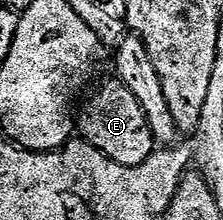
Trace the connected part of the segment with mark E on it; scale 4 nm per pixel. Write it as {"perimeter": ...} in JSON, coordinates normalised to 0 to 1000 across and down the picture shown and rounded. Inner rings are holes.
{"perimeter":[[[538,364],[502,368],[462,377],[435,432],[368,500],[359,486],[336,536],[336,591],[377,641],[516,727],[516,745],[619,755],[686,705],[686,605],[623,455],[605,455],[605,418],[574,409]]]}

